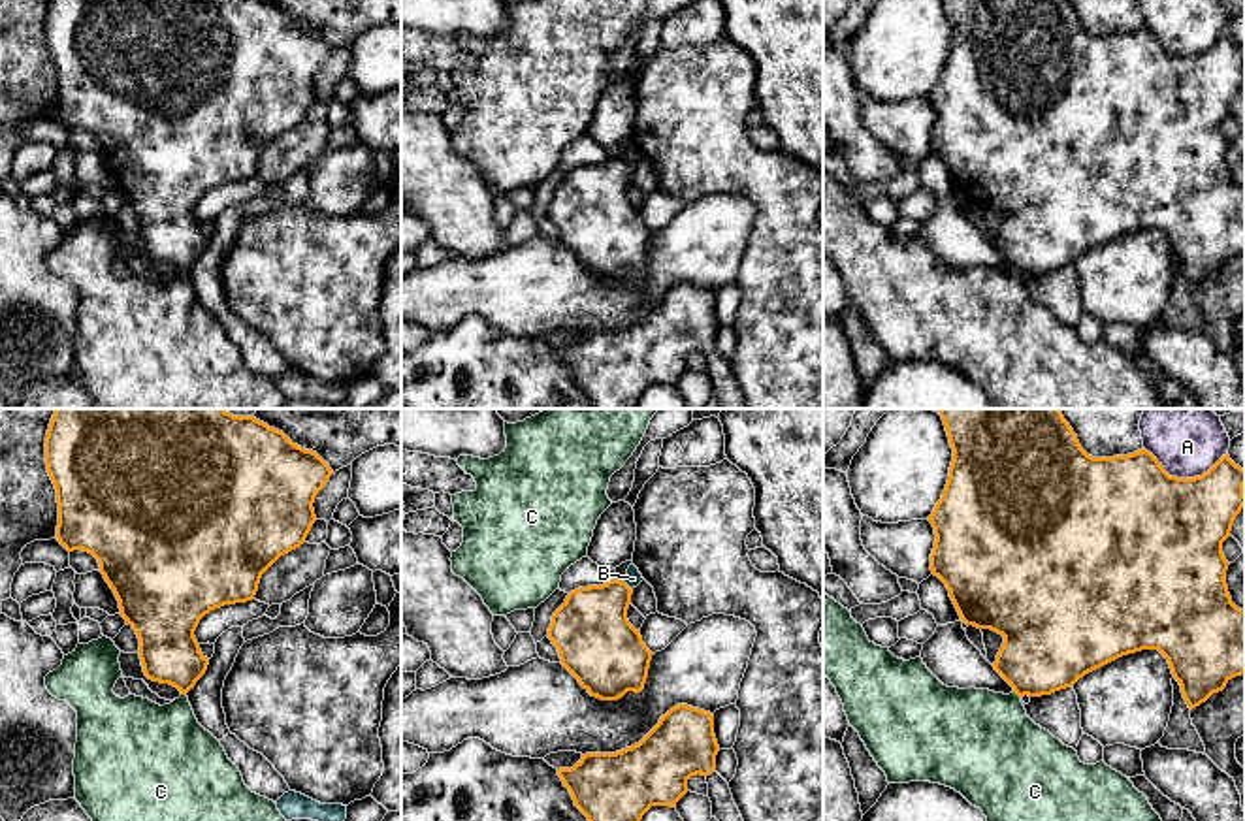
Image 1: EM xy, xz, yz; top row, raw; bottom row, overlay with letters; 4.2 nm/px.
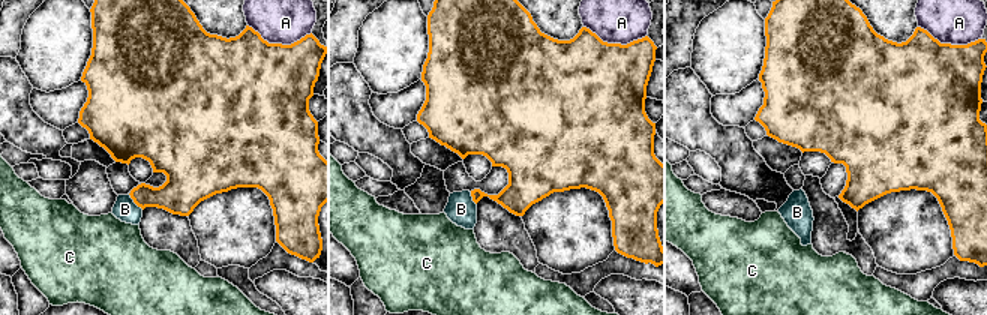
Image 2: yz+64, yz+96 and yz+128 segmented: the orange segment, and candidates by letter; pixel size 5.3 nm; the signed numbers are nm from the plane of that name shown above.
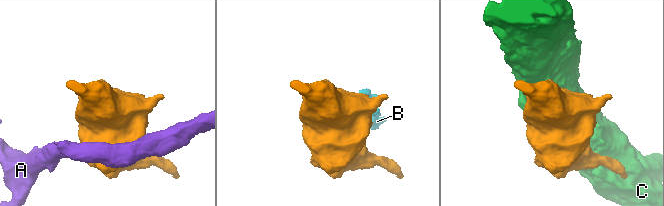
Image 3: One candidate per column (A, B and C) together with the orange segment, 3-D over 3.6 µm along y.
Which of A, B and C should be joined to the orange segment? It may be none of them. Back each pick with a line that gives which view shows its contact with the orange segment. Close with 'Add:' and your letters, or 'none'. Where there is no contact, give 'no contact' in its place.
Add: none

